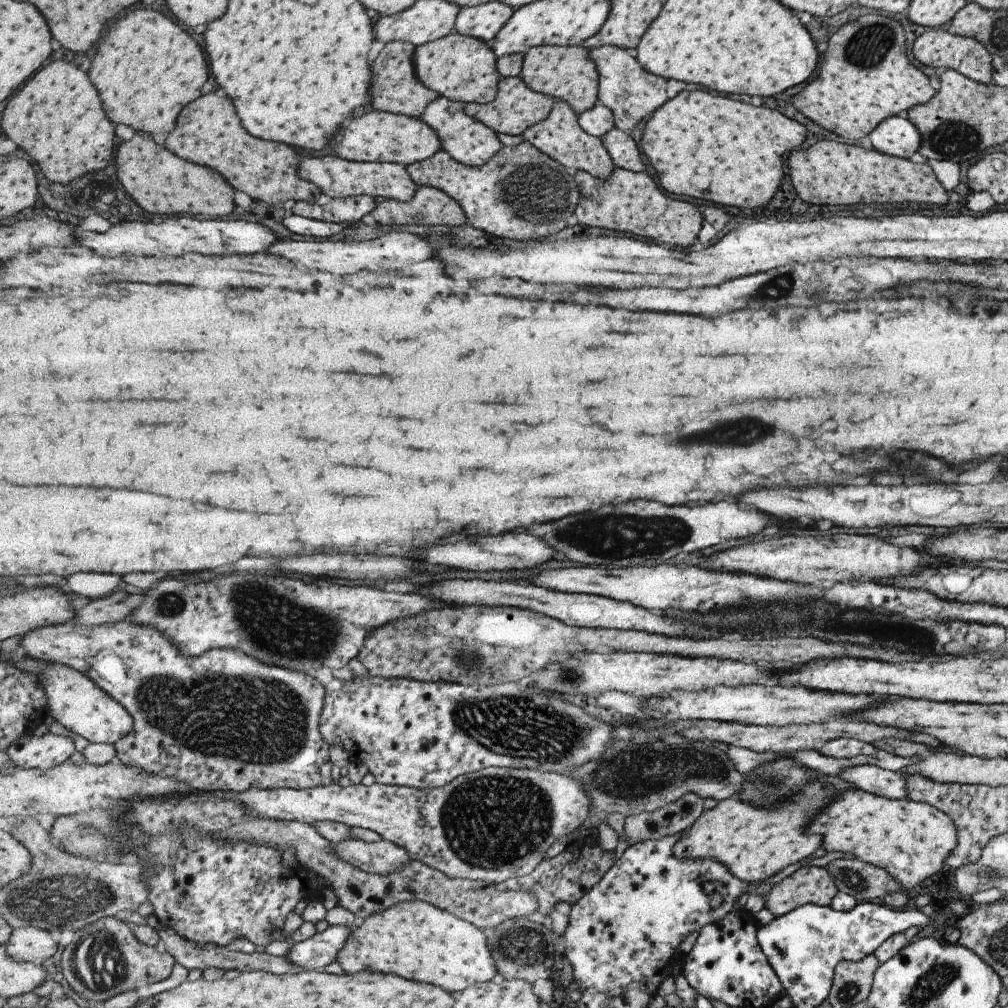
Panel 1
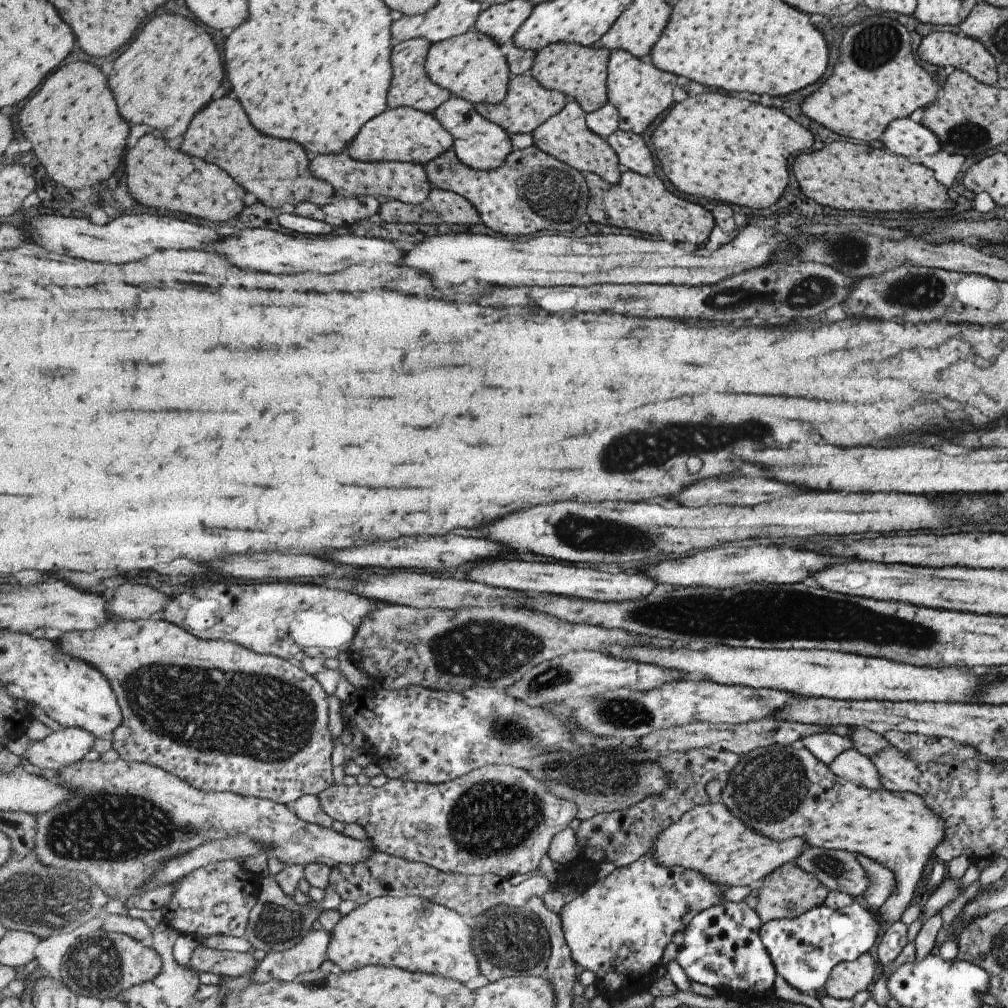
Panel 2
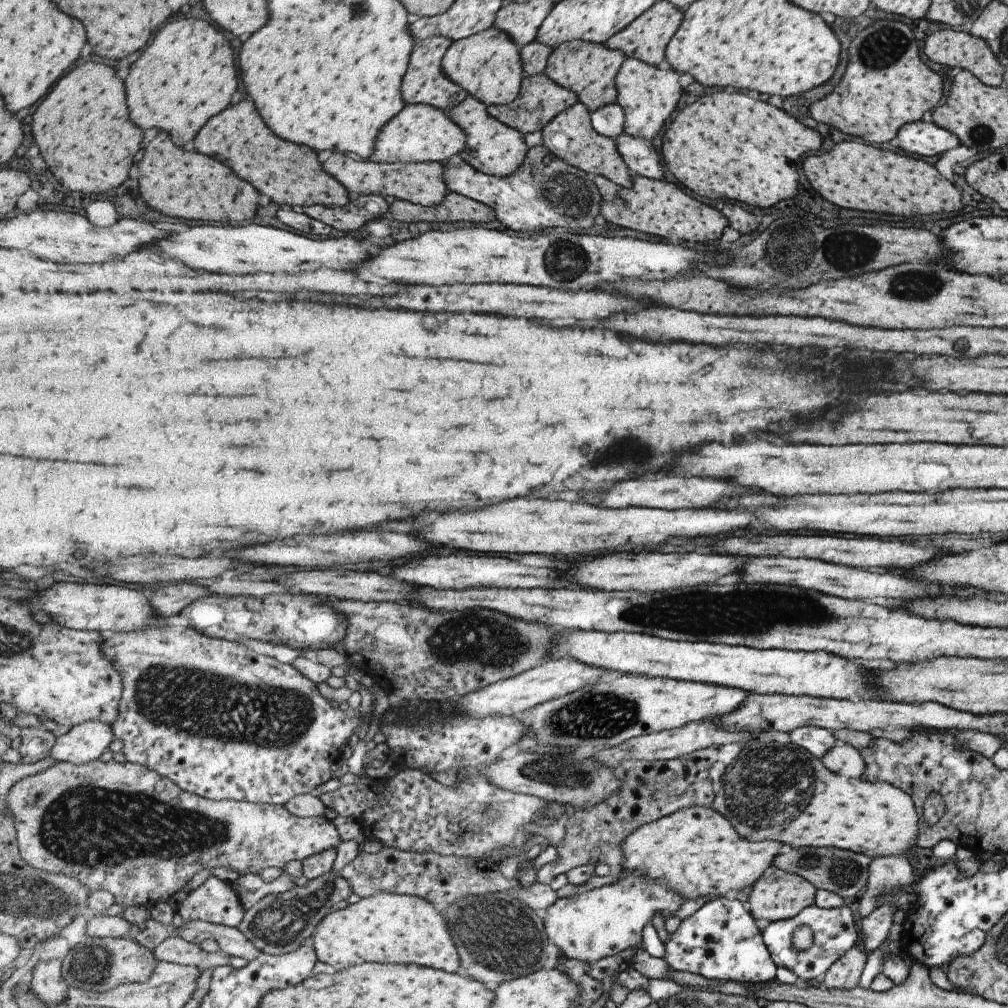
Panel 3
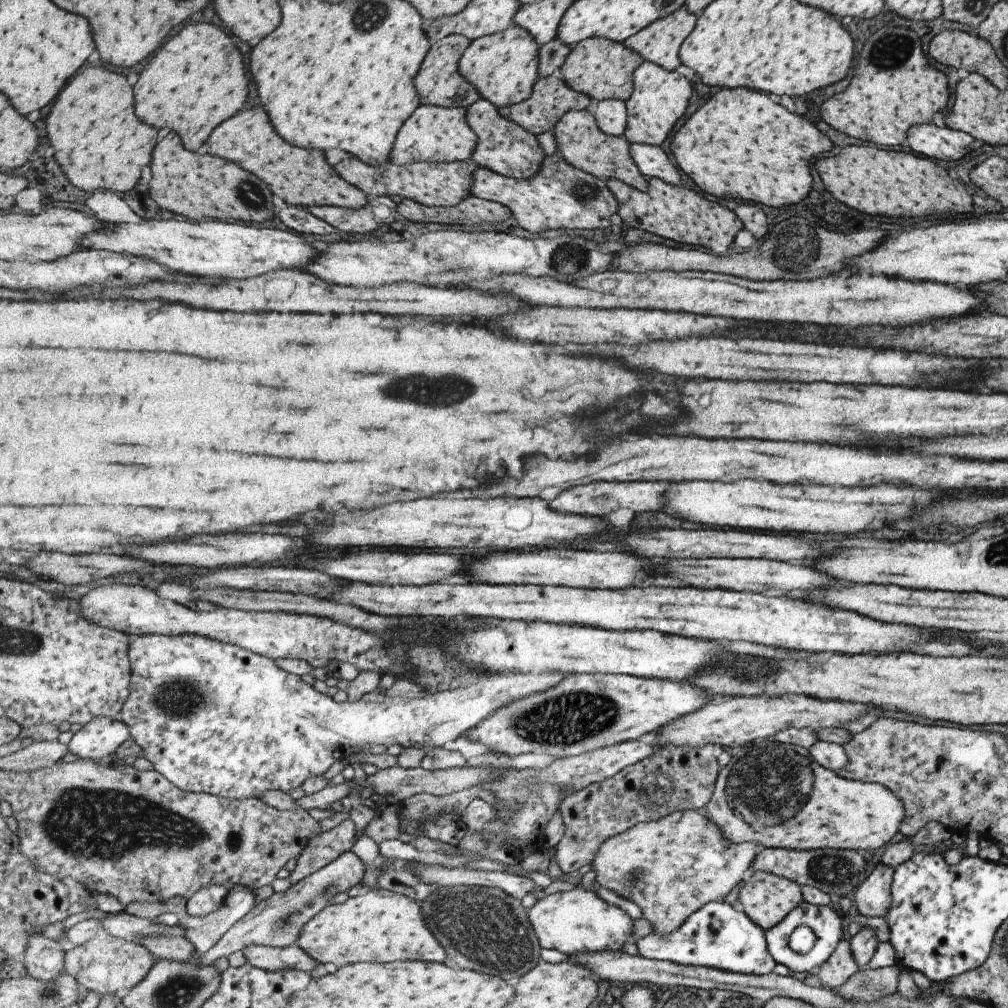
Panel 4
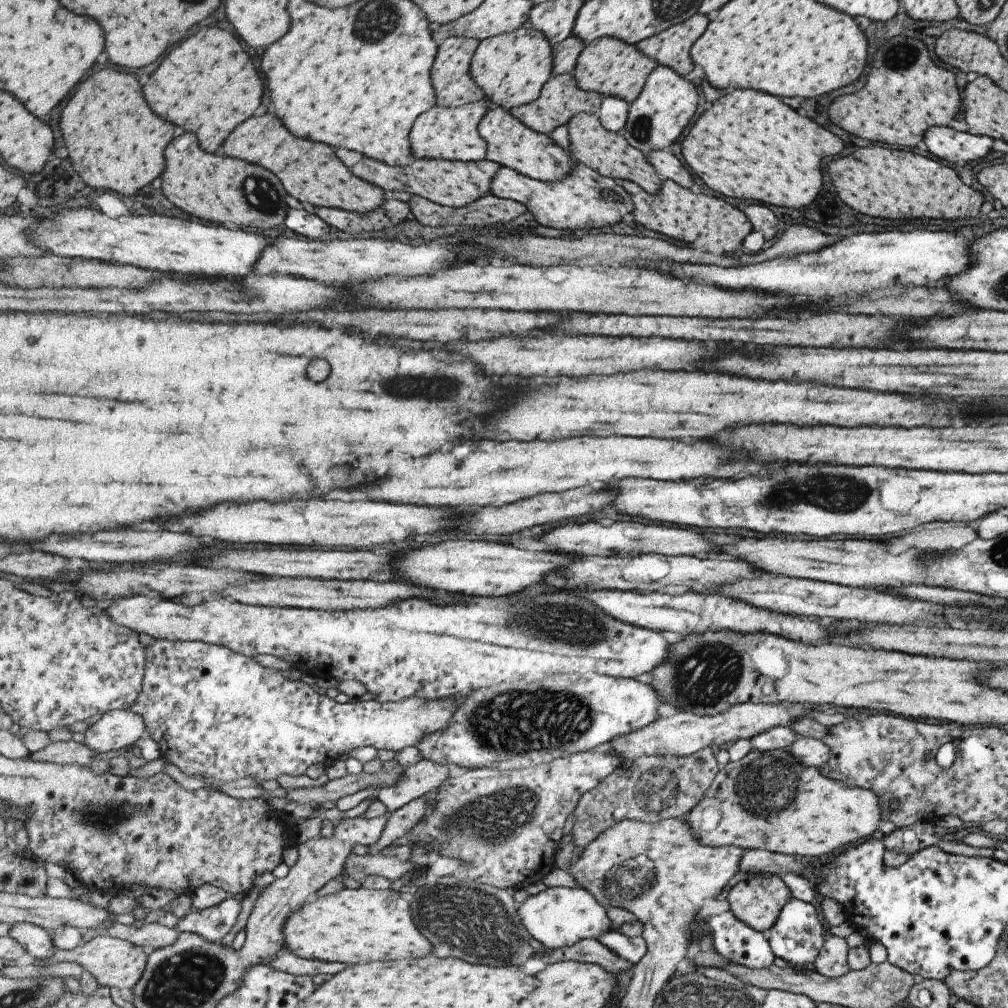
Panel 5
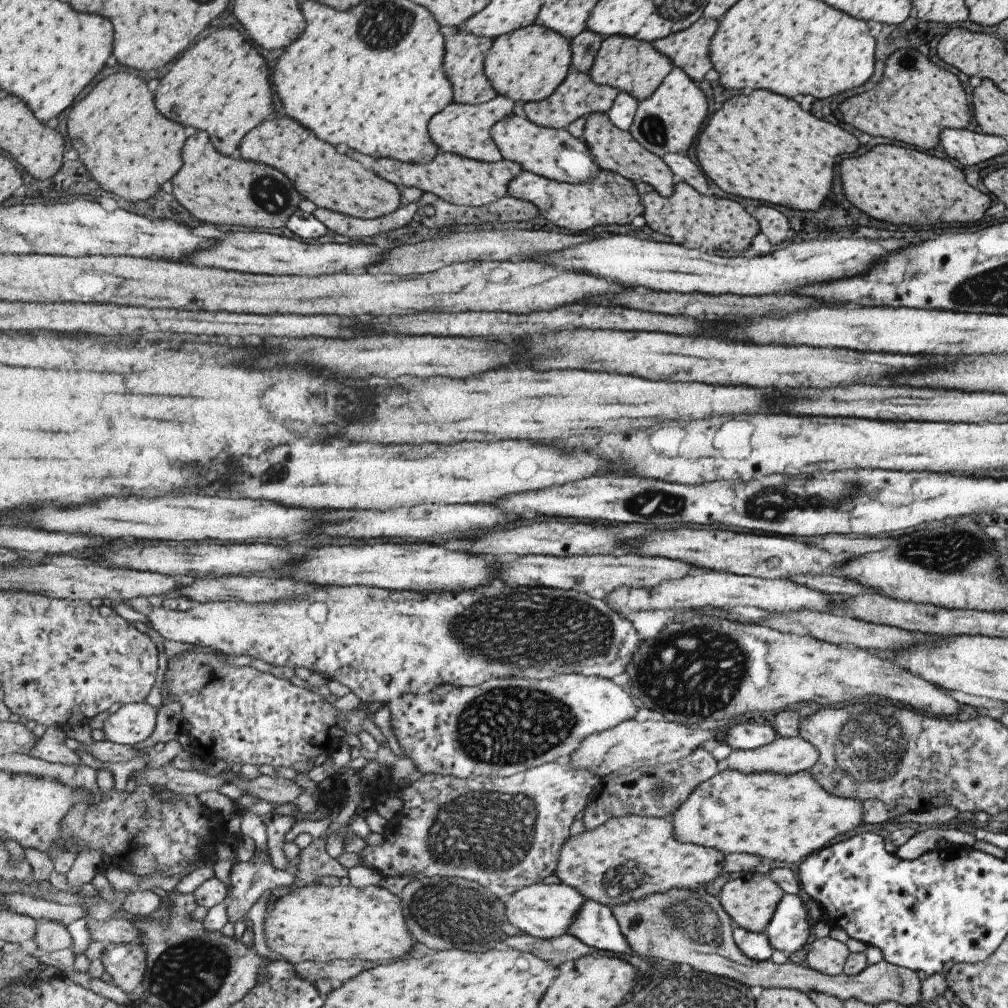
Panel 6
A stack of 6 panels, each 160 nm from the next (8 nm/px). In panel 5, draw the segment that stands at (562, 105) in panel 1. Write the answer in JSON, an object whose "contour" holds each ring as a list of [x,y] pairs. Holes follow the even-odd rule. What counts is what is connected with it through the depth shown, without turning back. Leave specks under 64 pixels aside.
{"contour":[[[579,113],[568,123],[570,150],[578,158],[579,163],[598,172],[603,177],[616,178],[619,181],[631,181],[649,194],[655,194],[662,183],[655,169],[647,162],[642,151],[632,147],[621,132],[608,131],[599,122],[596,114]]]}

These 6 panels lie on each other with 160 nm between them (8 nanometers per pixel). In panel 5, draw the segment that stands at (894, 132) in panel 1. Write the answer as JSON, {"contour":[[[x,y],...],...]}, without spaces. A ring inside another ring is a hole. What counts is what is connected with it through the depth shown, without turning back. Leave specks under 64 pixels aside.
{"contour":[[[951,127],[927,128],[923,136],[925,148],[941,160],[953,164],[973,164],[992,150],[992,138],[985,135],[972,135]]]}

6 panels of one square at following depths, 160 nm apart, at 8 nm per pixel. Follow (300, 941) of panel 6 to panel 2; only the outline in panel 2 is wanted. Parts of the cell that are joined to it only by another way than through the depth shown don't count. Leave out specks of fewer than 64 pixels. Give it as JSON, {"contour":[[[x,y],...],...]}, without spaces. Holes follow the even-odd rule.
{"contour":[[[417,895],[374,898],[340,918],[331,930],[333,938],[331,938],[327,956],[341,971],[349,972],[349,970],[357,970],[367,965],[383,964],[383,966],[397,966],[397,968],[405,968],[413,972],[443,974],[447,978],[469,982],[479,976],[479,960],[474,952],[475,938],[471,938],[471,926],[461,915],[459,911],[451,907]]]}

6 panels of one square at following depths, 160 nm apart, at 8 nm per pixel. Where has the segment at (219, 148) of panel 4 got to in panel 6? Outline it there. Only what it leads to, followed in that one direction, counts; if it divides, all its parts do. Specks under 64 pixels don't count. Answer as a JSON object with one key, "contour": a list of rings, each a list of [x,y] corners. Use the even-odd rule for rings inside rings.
{"contour":[[[293,118],[267,120],[243,140],[239,148],[247,160],[257,160],[283,170],[299,186],[303,198],[313,200],[321,208],[360,219],[378,219],[394,213],[402,204],[402,191],[375,171],[367,170],[361,162],[341,154],[335,146],[323,142],[309,128]]]}

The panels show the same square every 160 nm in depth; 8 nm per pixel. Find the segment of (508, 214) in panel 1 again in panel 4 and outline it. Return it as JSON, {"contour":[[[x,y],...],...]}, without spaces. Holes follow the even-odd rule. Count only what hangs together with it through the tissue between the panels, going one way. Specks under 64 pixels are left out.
{"contour":[[[559,152],[554,156],[547,156],[538,176],[530,179],[519,180],[485,167],[477,169],[475,176],[472,194],[507,205],[519,225],[529,232],[557,228],[607,228],[609,218],[618,212],[618,201],[611,194],[606,180],[599,180],[573,166]]]}

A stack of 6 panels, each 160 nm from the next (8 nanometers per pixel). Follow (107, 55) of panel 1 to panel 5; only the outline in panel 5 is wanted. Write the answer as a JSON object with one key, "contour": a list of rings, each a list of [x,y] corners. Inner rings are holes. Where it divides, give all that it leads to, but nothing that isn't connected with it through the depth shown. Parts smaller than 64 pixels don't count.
{"contour":[[[201,28],[177,46],[151,76],[147,88],[149,106],[169,122],[199,134],[207,152],[217,152],[229,134],[255,116],[263,102],[265,84],[241,40],[223,28]]]}

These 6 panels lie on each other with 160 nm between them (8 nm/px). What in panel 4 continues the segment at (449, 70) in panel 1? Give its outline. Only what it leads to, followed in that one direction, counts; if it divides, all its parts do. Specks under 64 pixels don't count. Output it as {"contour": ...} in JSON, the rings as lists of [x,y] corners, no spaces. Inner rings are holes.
{"contour":[[[513,24],[503,32],[487,35],[475,39],[471,46],[466,50],[460,62],[461,74],[474,84],[483,99],[491,101],[500,110],[504,107],[512,107],[530,99],[534,94],[534,86],[540,77],[540,44],[535,40],[527,29]]]}

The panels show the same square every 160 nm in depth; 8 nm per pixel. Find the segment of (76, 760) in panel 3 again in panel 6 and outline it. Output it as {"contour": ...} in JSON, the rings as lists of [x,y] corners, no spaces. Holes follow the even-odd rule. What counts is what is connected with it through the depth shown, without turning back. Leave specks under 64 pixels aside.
{"contour":[[[147,702],[122,705],[105,720],[102,730],[106,739],[126,745],[145,742],[154,732],[159,706]]]}

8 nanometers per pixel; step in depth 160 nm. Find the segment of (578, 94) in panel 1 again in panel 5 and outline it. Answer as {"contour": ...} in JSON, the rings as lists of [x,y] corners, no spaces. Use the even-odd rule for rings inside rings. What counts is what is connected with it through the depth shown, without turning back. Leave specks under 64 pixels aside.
{"contour":[[[601,37],[585,44],[573,74],[578,78],[578,85],[584,91],[593,91],[603,97],[619,97],[632,103],[642,92],[647,75],[657,65],[652,58],[647,58],[647,55],[640,52],[635,45],[624,43],[618,38]]]}

